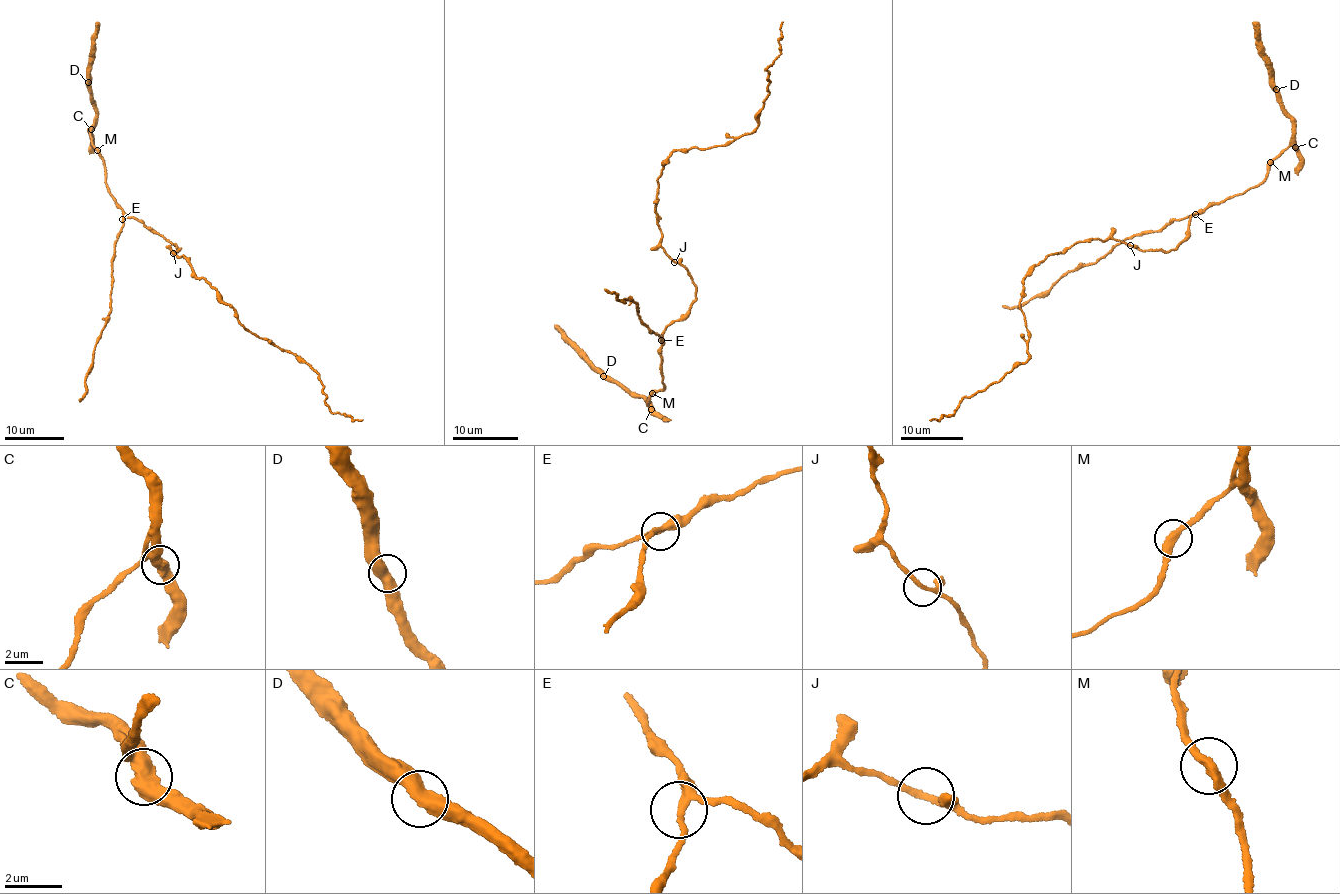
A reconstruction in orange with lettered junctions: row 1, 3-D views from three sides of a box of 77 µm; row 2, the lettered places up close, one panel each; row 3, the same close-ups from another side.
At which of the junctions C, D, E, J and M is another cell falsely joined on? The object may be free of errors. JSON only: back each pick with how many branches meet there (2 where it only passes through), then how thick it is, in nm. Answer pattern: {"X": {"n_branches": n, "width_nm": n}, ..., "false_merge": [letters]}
{"false_merge": []}

